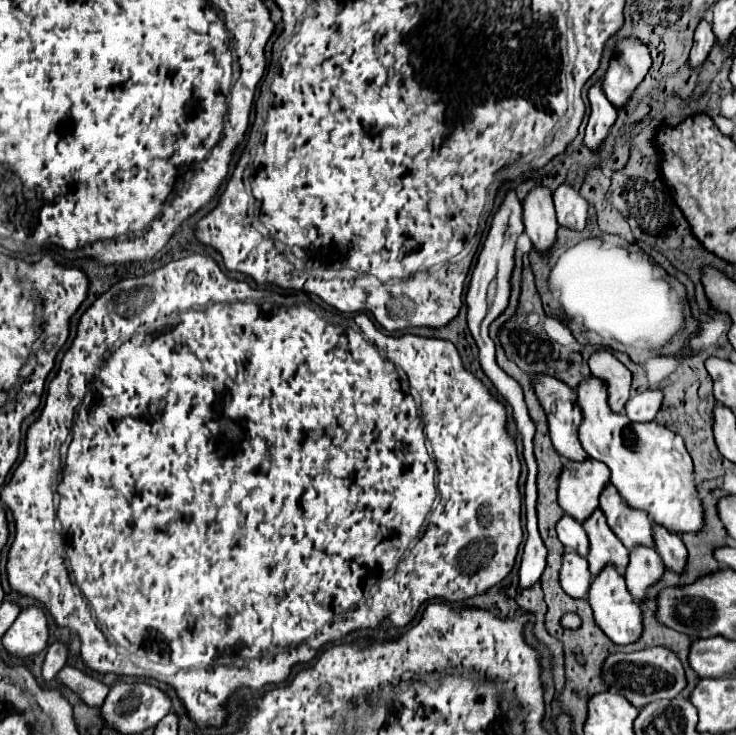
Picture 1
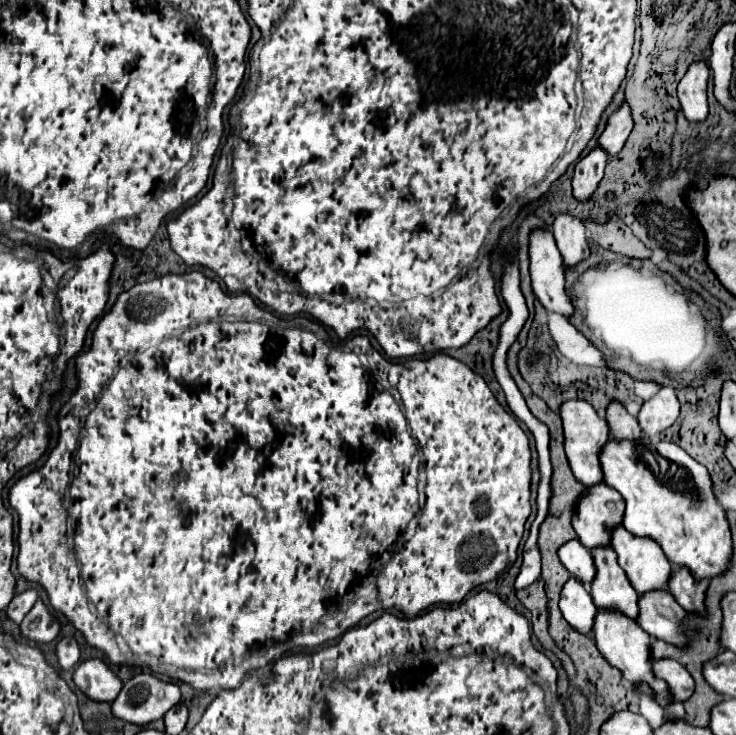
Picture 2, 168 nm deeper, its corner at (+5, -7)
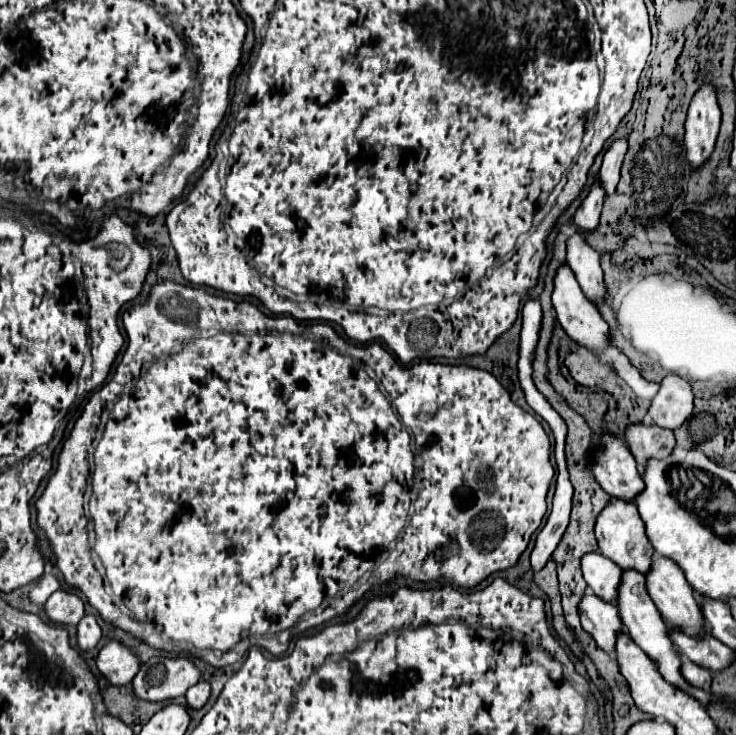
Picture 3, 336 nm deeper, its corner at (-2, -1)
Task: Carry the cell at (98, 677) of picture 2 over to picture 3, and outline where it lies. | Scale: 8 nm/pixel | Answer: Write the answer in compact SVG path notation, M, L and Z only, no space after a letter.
M117 640L105 644L97 654L97 668L111 686L125 686L139 670L139 658Z

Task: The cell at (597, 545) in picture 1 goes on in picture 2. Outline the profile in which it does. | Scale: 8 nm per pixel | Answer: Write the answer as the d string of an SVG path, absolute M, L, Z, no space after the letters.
M596 548L592 550L592 556L596 560L596 580L590 588L594 604L600 610L618 612L636 620L640 614L640 596L632 588L626 572L618 566L614 548Z

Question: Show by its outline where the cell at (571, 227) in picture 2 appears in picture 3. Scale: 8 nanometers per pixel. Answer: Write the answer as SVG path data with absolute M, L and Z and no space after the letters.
M575 232L567 240L567 264L575 272L575 278L589 300L599 302L605 298L605 284L603 284L603 270L599 266L599 252L593 250L579 232Z

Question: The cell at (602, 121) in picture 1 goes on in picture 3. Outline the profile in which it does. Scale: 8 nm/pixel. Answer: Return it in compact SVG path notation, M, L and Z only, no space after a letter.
M595 176L595 182L591 184L591 190L583 204L577 208L573 220L579 228L583 230L593 230L599 224L599 214L601 214L601 204L605 200L603 192L603 182L599 182L599 176Z

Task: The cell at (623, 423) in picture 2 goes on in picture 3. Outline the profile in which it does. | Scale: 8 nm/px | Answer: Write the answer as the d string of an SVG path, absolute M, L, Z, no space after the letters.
M643 422L635 426L627 426L625 440L631 448L631 454L637 460L639 472L643 472L647 458L665 458L675 448L675 438L671 430L659 428L655 424L647 426Z

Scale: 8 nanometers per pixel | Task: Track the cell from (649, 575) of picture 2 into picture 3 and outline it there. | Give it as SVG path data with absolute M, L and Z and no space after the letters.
M655 556L655 566L651 566L651 574L645 576L645 582L647 582L647 592L651 594L651 600L655 602L655 606L659 608L659 612L663 614L663 620L667 624L677 624L687 634L701 632L701 626L705 624L705 620L701 616L697 598L693 596L689 582L683 578L683 570L679 570L679 566L675 566L675 562L671 562L671 558Z

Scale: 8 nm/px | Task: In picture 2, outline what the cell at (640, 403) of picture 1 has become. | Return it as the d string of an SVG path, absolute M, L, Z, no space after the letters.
M666 386L656 396L652 396L648 402L642 404L638 422L640 422L644 436L648 438L656 436L676 422L676 418L680 416L680 402L674 392L676 390L672 386Z

